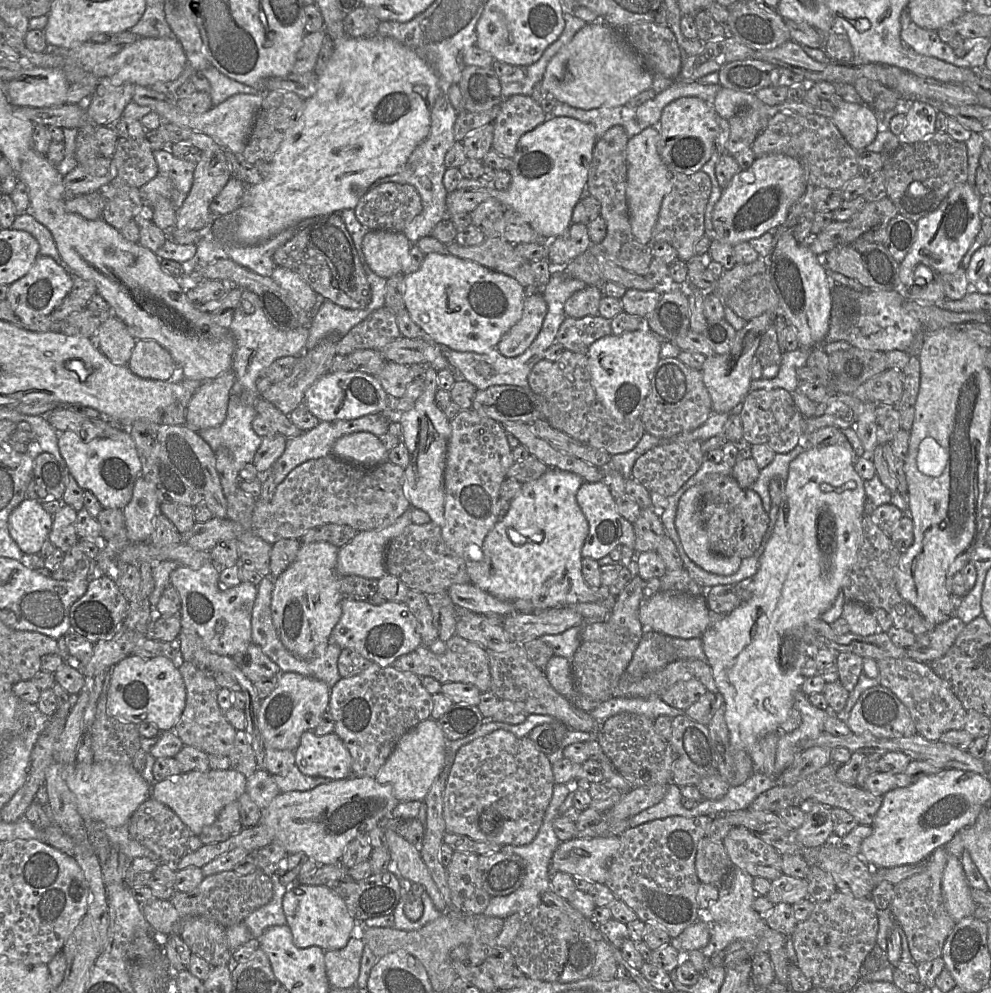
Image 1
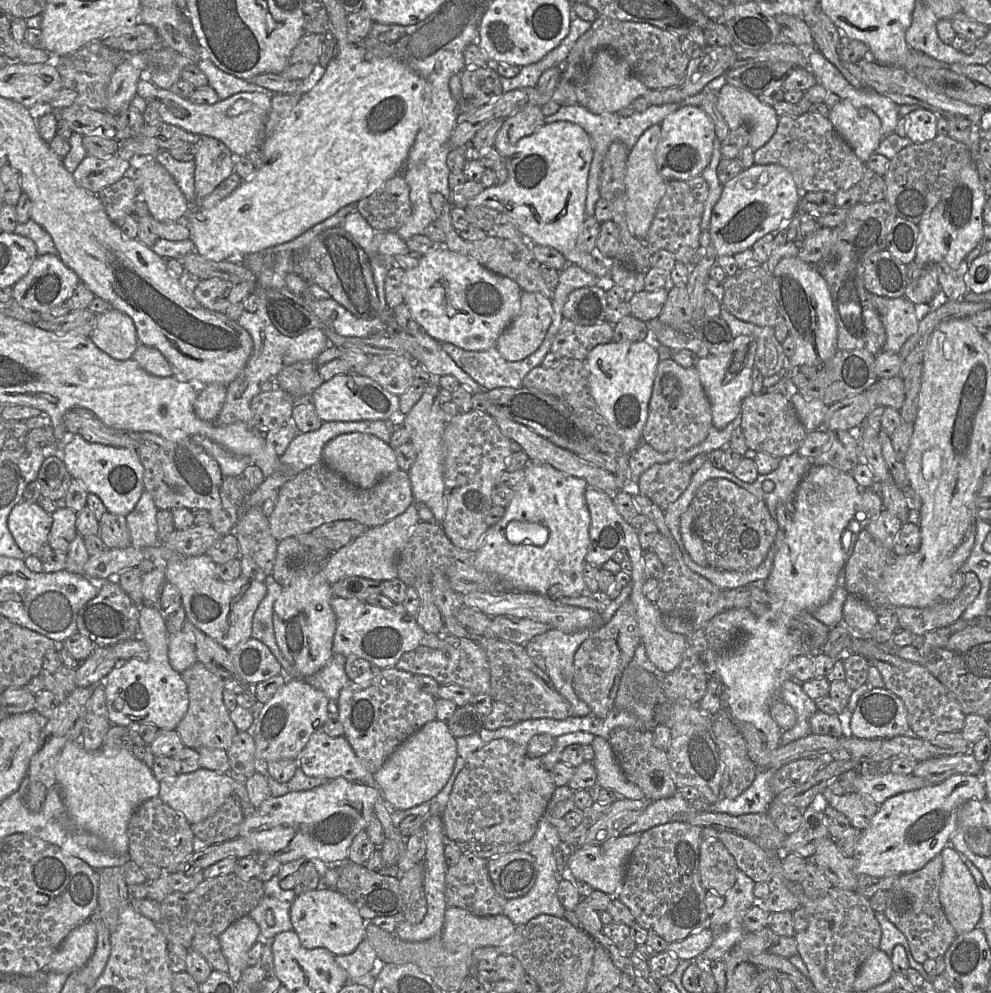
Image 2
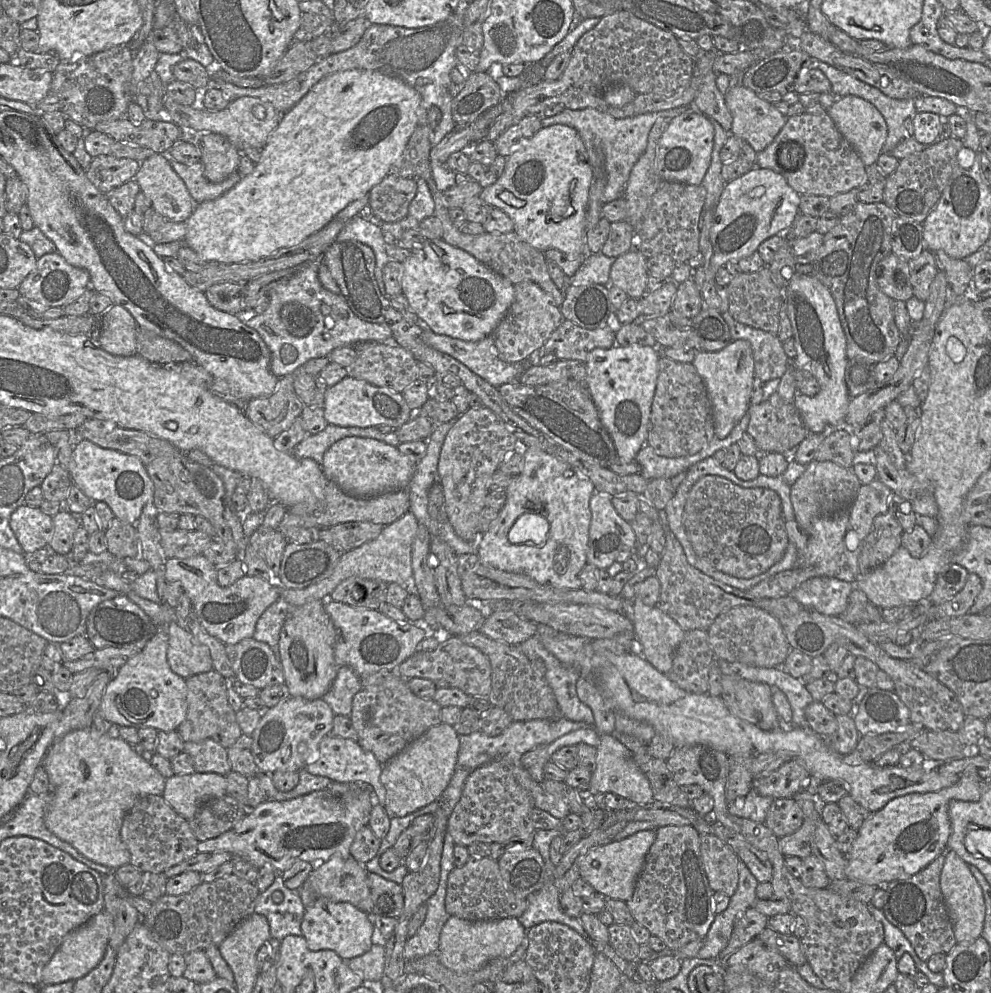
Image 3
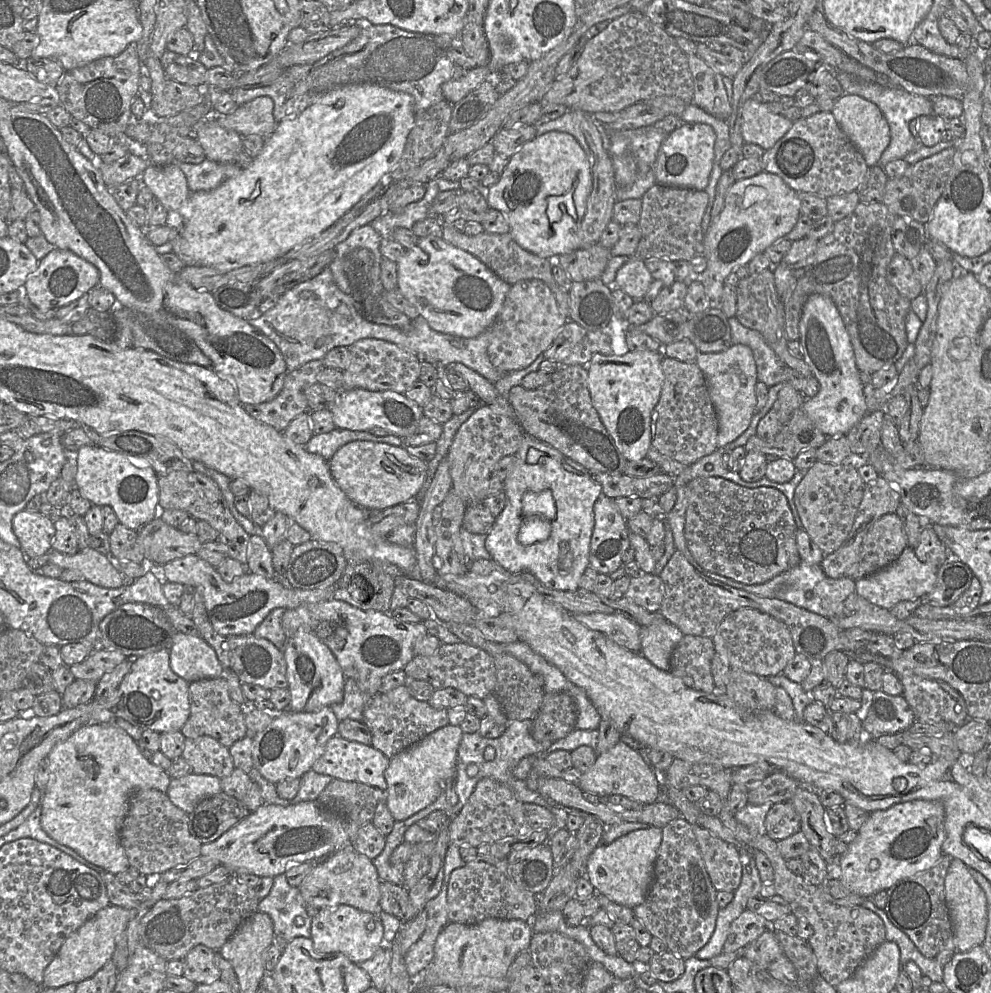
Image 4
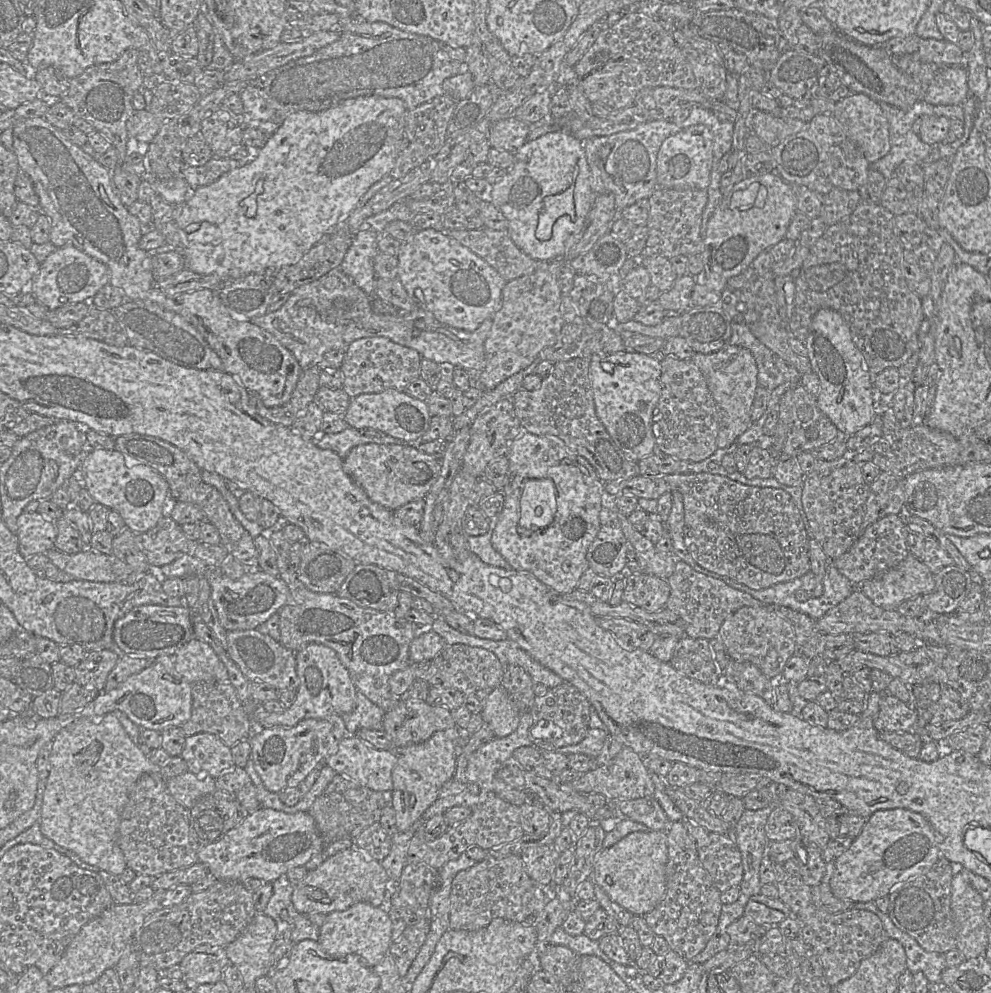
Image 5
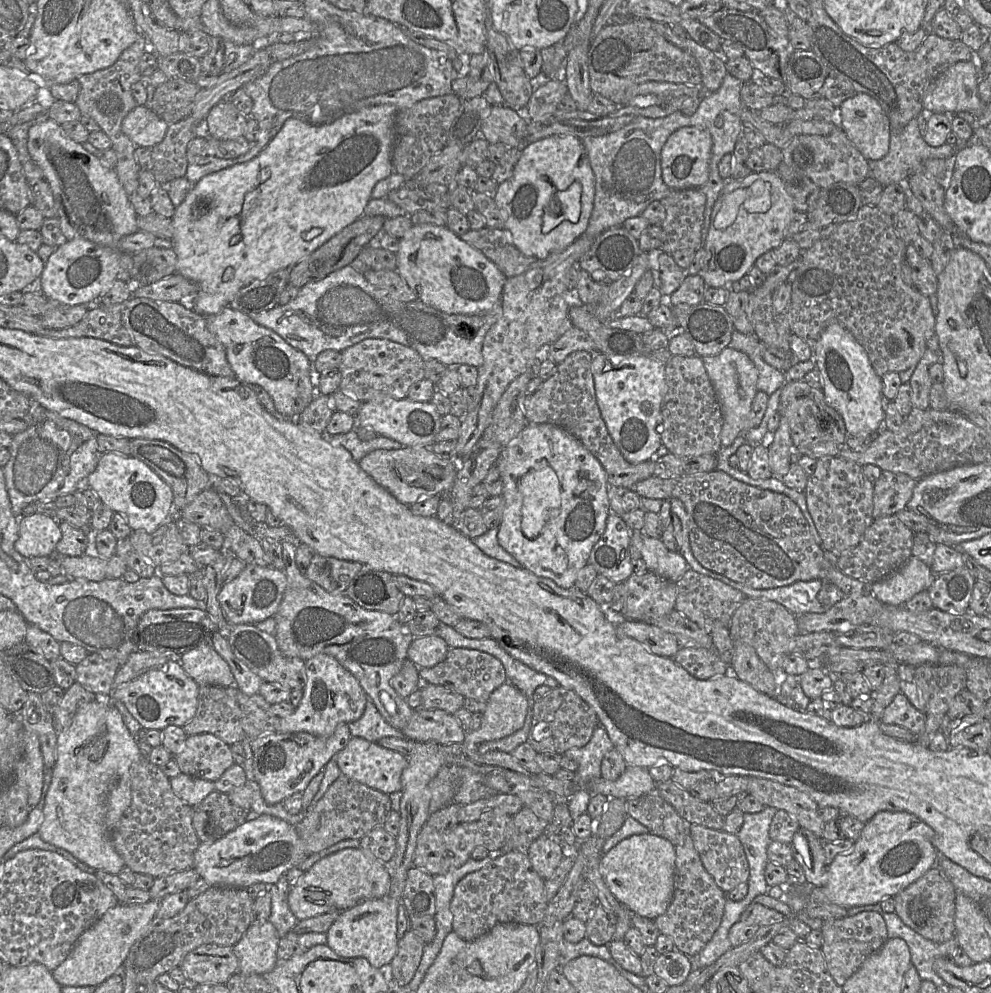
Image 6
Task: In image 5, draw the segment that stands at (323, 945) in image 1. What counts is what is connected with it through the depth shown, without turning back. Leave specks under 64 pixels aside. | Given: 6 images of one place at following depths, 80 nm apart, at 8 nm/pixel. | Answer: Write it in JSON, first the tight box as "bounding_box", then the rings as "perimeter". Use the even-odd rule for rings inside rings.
{"bounding_box":[318,902,392,968],"perimeter":[[[360,902],[346,910],[327,914],[323,925],[319,927],[318,942],[327,954],[355,954],[360,956],[366,966],[373,968],[389,953],[392,944],[391,934],[392,922],[388,913],[380,907]]]}

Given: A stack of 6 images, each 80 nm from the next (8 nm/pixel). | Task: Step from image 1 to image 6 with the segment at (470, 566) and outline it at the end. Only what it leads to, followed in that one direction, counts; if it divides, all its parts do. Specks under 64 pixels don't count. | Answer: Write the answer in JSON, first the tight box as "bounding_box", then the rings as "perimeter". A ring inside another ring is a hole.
{"bounding_box":[495,424,611,587],"perimeter":[[[529,424],[513,438],[501,451],[495,463],[503,481],[504,510],[498,531],[498,543],[511,554],[524,569],[536,576],[554,581],[559,587],[574,587],[578,572],[589,563],[589,556],[594,545],[605,531],[606,522],[611,513],[608,498],[607,473],[599,460],[585,448],[578,439],[564,429],[552,424]],[[541,461],[552,467],[559,479],[561,487],[561,506],[548,514],[548,520],[540,534],[534,539],[527,538],[521,529],[522,493],[521,478],[534,469]]]}

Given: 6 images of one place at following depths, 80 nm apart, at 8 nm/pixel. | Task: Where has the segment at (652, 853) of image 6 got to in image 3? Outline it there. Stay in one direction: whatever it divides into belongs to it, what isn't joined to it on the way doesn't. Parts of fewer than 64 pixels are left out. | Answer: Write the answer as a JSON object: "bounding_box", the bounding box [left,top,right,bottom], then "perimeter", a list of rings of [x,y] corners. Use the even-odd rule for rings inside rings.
{"bounding_box":[580,829,655,901],"perimeter":[[[654,829],[642,830],[621,840],[590,849],[580,862],[580,877],[605,897],[628,901],[634,893],[637,878],[655,837]]]}

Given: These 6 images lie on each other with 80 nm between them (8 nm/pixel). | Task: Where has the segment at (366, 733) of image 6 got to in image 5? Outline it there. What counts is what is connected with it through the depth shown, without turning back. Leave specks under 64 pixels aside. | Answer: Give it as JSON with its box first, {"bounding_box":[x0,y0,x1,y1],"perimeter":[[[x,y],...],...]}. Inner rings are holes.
{"bounding_box":[342,692,385,735],"perimeter":[[[356,692],[356,705],[352,712],[342,715],[348,735],[360,729],[383,730],[385,711],[370,701],[362,692]]]}

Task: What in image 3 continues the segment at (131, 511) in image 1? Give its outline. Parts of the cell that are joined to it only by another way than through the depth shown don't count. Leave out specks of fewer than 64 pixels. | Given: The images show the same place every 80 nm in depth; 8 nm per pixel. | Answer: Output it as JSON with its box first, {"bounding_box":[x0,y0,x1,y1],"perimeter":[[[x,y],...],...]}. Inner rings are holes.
{"bounding_box":[134,502,166,567],"perimeter":[[[148,502],[142,514],[134,523],[139,542],[141,558],[146,560],[151,567],[161,567],[165,564],[166,557],[160,544],[159,528],[156,524],[158,510],[152,502]]]}

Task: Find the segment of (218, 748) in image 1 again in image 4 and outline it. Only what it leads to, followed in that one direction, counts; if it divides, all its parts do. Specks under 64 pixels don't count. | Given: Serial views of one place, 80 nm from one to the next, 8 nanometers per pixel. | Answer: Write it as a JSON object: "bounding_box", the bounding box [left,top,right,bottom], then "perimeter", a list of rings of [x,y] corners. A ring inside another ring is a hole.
{"bounding_box":[180,677,247,748],"perimeter":[[[224,677],[201,679],[189,683],[189,699],[190,715],[180,730],[186,738],[207,735],[230,748],[236,741],[247,736],[245,713],[241,705],[231,699],[228,682]]]}

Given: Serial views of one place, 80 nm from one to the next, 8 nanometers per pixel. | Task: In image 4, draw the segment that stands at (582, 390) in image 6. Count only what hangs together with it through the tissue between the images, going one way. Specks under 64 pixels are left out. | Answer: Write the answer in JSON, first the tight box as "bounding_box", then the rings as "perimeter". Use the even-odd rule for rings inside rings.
{"bounding_box":[507,365,628,474],"perimeter":[[[559,365],[551,374],[549,382],[536,389],[514,386],[507,400],[516,411],[517,421],[526,434],[560,451],[591,474],[624,474],[628,460],[605,428],[592,403],[586,365]]]}

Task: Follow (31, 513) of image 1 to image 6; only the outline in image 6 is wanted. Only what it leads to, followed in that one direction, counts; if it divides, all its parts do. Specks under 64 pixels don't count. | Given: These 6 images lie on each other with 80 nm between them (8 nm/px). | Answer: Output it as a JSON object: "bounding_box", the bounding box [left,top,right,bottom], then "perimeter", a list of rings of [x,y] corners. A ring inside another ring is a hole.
{"bounding_box":[14,512,62,558],"perimeter":[[[38,512],[21,516],[18,532],[14,547],[25,558],[55,555],[62,535],[55,518]]]}

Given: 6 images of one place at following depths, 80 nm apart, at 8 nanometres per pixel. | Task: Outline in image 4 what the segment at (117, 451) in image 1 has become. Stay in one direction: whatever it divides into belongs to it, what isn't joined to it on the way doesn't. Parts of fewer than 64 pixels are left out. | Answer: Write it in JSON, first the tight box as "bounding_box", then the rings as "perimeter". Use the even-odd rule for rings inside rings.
{"bounding_box":[75,445,159,531],"perimeter":[[[94,445],[82,446],[76,452],[75,487],[92,505],[111,507],[119,523],[135,531],[155,519],[159,502],[158,475],[146,460]]]}

